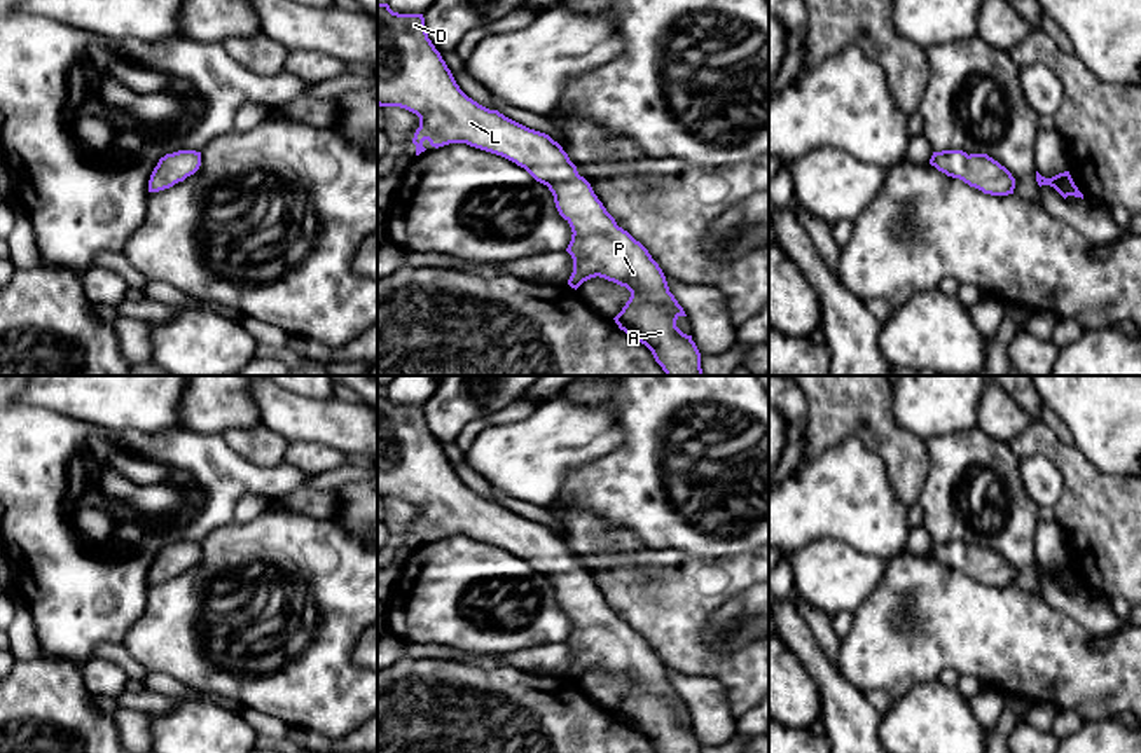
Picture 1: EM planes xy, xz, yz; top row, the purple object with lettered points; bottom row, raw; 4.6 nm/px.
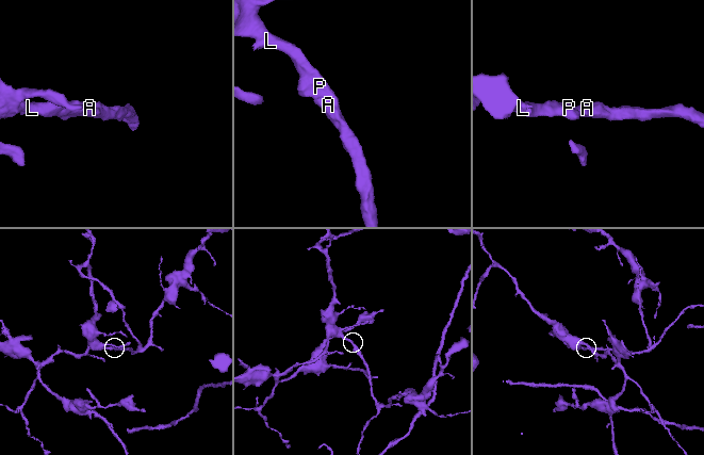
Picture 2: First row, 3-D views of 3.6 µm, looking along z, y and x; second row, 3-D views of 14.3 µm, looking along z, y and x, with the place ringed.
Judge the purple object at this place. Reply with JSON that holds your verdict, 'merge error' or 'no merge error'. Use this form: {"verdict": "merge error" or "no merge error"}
{"verdict": "no merge error"}

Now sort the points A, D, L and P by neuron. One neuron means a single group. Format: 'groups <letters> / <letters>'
groups A D L P

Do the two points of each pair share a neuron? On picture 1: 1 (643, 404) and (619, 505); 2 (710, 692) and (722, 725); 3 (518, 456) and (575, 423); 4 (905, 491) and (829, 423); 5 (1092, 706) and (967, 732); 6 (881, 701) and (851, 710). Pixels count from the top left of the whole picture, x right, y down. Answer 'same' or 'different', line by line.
1: same
2: same
3: same
4: same
5: different
6: different

